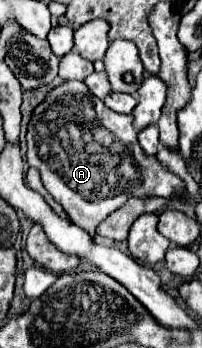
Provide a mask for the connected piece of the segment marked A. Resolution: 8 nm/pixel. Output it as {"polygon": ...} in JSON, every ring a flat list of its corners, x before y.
{"polygon":[[72,80,64,82,48,92,48,96,38,104,32,112,26,132,28,154,26,160,30,166,40,170,42,182,46,190,60,202,70,216,70,220,78,226,84,226,92,236,96,234,96,226,114,210,118,210,128,198,138,196,164,196,168,198,172,192,186,192,184,182,170,174,156,156,146,156,136,140,136,128,132,124,132,114,114,114,114,110,106,108,100,98,94,98,84,82]]}

